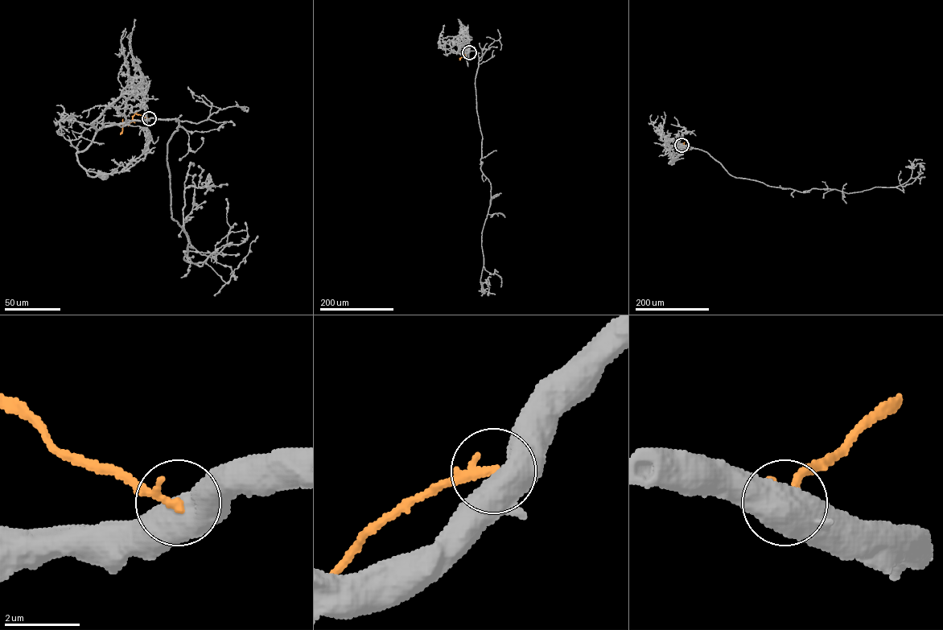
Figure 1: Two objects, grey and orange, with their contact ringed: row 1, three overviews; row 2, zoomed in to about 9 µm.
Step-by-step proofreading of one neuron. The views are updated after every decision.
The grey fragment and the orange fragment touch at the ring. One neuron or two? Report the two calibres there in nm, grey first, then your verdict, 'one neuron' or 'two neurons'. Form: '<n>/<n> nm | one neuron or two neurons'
600/240 nm | two neurons

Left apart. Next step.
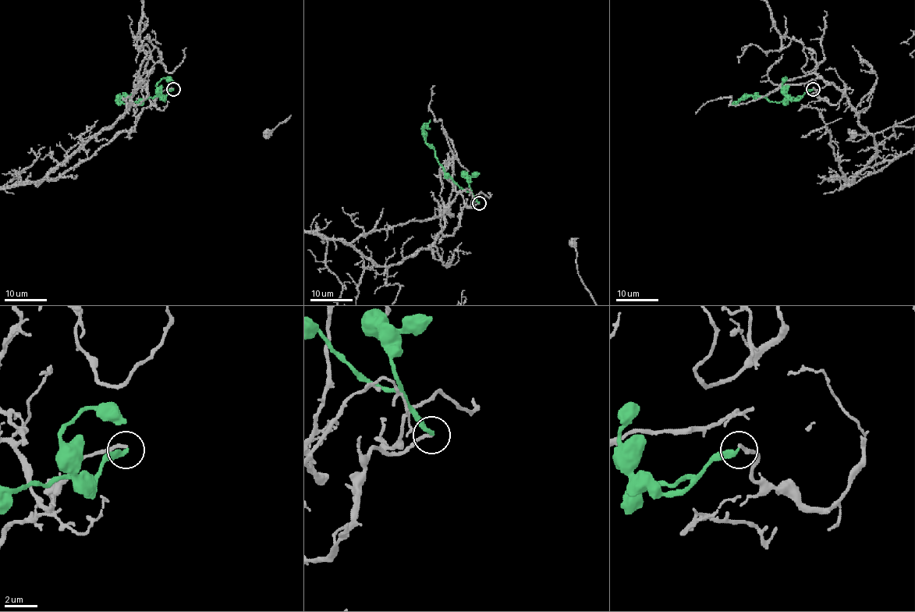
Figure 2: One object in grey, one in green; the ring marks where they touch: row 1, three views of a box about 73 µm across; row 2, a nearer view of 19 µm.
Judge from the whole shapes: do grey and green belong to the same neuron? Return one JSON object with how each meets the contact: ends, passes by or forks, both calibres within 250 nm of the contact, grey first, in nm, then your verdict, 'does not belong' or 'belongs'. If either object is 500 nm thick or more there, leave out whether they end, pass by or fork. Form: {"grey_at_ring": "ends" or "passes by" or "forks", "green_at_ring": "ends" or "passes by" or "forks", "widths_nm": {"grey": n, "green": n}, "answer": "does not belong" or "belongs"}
{"grey_at_ring": "ends", "green_at_ring": "ends", "widths_nm": {"grey": 200, "green": 300}, "answer": "does not belong"}

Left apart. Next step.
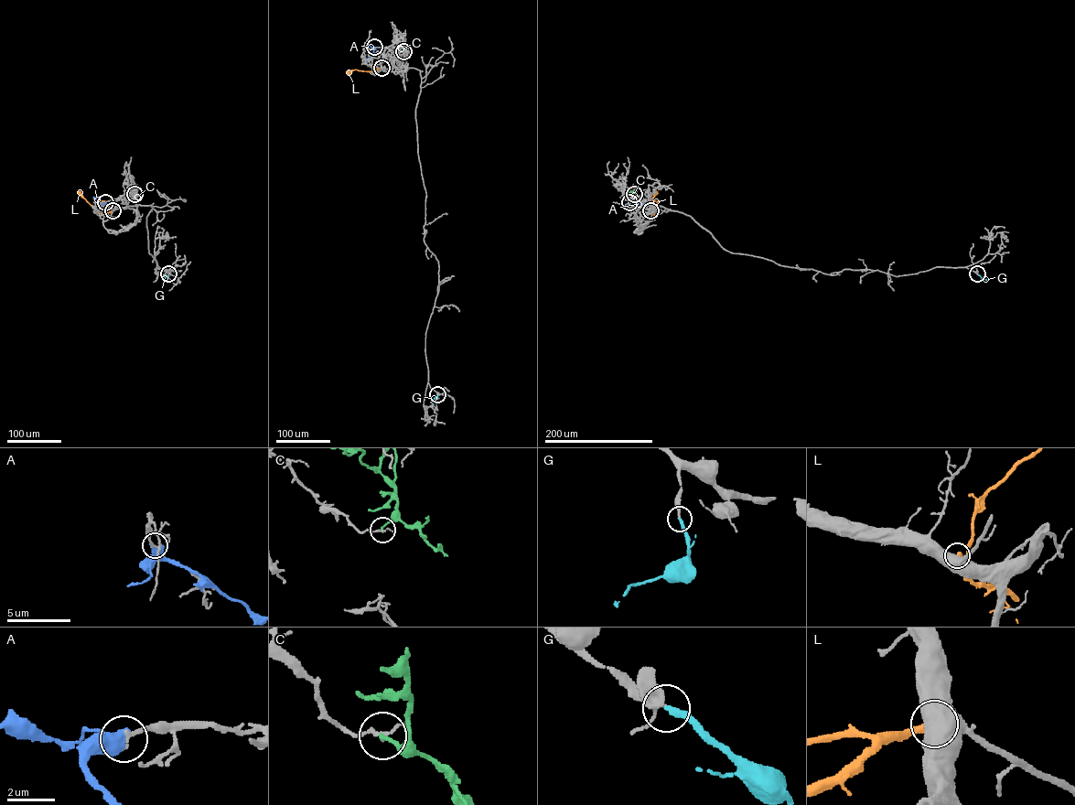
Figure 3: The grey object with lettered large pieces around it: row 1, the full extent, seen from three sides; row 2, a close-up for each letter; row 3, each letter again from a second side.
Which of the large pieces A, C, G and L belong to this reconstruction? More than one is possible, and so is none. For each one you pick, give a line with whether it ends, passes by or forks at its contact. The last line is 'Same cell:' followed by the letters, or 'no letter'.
G: it ends there
Same cell: G

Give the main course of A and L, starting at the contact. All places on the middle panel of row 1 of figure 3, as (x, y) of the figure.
A: (374, 47), (373, 54), (366, 59), (368, 60)
L: (381, 68), (375, 71), (354, 69), (348, 73)

